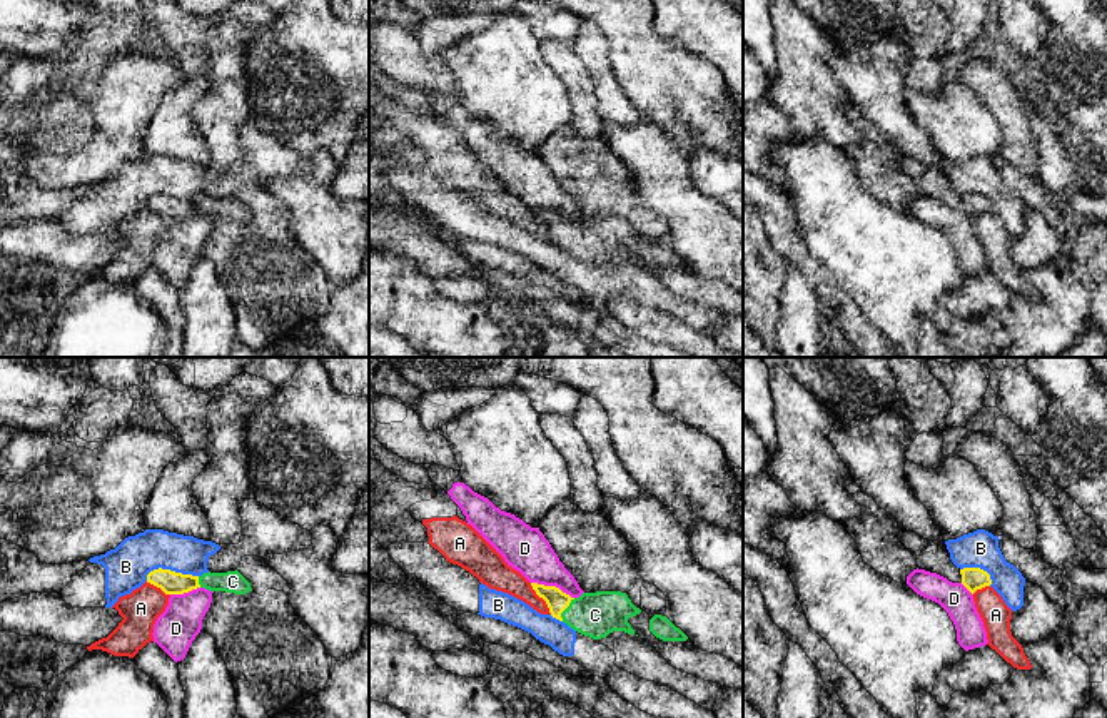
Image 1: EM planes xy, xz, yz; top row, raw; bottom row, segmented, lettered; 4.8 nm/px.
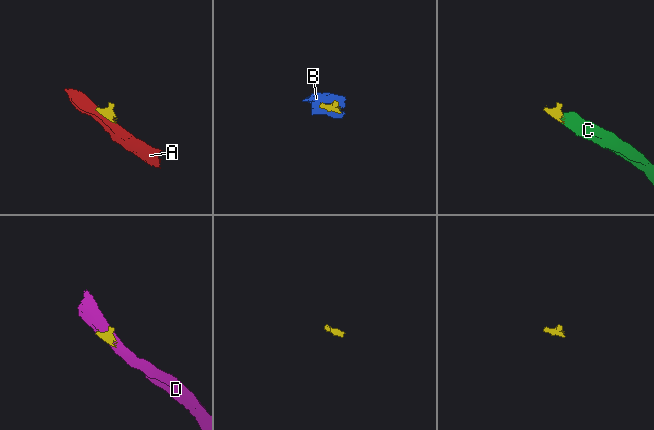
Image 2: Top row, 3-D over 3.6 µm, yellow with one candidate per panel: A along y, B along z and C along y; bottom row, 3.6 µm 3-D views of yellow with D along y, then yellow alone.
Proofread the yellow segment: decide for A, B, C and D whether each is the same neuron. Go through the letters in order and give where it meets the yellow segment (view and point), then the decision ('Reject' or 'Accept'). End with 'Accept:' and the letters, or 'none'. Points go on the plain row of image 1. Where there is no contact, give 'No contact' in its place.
A: Touches yellow at xz (541, 222). Reject
B: Touches yellow at xy (169, 196). Reject
C: Touches yellow at xz (565, 234). Accept
D: Touches yellow at xz (553, 212). Reject
Accept: C

